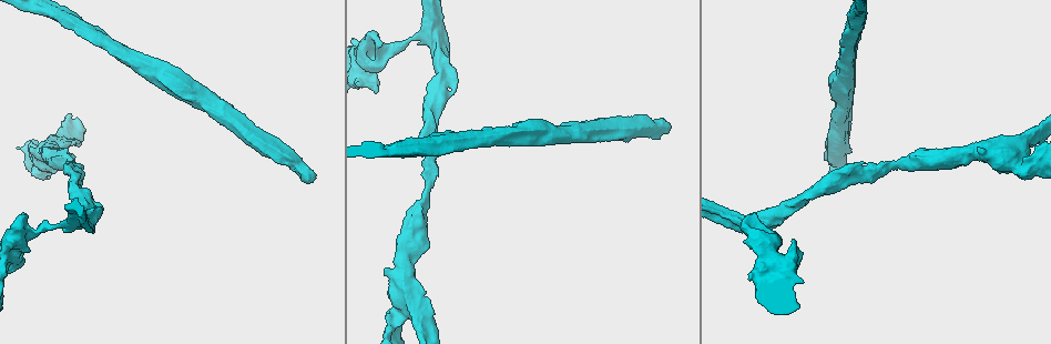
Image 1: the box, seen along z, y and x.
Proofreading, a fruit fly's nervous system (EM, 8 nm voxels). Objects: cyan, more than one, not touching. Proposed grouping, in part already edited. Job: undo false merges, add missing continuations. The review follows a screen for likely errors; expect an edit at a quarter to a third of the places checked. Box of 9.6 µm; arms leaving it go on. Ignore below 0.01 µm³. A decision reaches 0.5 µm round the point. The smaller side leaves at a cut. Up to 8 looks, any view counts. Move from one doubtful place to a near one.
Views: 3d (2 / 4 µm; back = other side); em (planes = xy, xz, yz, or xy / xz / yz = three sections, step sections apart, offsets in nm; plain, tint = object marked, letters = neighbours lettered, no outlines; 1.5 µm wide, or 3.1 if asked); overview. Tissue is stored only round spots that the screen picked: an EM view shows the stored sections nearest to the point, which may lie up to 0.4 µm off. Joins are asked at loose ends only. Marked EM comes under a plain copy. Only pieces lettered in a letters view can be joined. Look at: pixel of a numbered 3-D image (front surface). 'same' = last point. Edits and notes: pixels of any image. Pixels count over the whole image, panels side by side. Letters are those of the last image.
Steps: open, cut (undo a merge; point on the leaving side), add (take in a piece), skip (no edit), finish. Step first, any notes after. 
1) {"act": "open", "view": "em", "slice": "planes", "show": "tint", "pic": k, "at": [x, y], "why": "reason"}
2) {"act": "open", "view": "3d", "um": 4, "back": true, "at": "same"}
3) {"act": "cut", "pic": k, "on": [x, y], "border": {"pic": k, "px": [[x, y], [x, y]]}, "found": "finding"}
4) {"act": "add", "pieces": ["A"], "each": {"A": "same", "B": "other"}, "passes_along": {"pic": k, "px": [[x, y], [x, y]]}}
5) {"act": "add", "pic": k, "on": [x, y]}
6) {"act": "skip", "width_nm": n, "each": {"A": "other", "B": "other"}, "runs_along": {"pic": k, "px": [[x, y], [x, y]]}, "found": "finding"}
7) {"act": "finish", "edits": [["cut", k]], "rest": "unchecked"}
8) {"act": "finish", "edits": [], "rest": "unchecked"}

{"act": "open", "view": "em", "slice": "planes", "show": "letters", "pic": 1, "at": [774, 255], "why": "sudden change in width"}

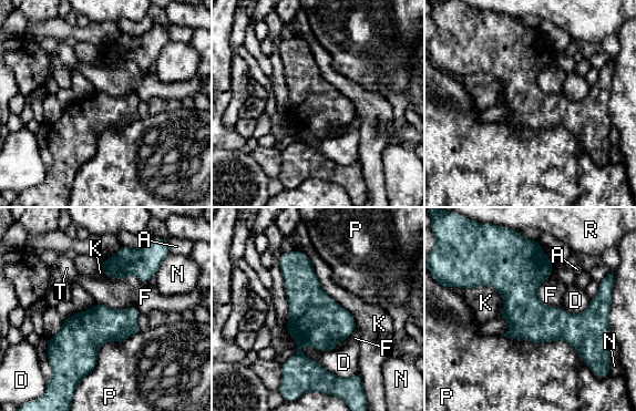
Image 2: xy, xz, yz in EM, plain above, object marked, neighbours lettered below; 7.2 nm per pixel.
{"act": "skip", "each": {"A": "other", "D": "other", "F": "other", "K": "other", "N": "other", "P": "other", "R": "other", "T": "other"}, "border": {"pic": 2, "px": [[299, 347], [337, 376], [358, 373]]}, "found": "one cell here"}

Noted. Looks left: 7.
{"act": "open", "view": "em", "slice": "xz", "step": 8, "show": "tint", "pic": 1, "at": [76, 220], "why": "sudden change in width"}

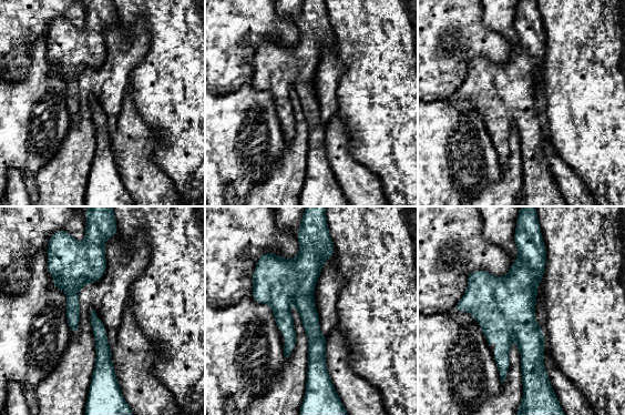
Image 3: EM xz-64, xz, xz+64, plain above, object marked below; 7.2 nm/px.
{"act": "open", "view": "em", "slice": "planes", "show": "letters", "at": "same"}

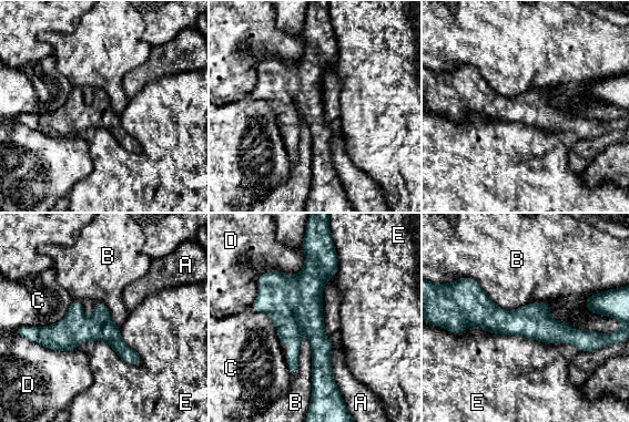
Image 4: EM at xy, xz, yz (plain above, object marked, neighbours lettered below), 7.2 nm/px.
{"act": "skip", "width_nm": 220, "each": {"A": "other", "B": "other", "C": "other", "D": "other", "E": "other"}, "runs_along": {"pic": 4, "px": [[463, 317], [591, 335]]}, "found": "continuous, no second cell"}

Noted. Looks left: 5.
{"act": "open", "view": "em", "slice": "planes", "show": "letters", "pic": 1, "at": [395, 323]}

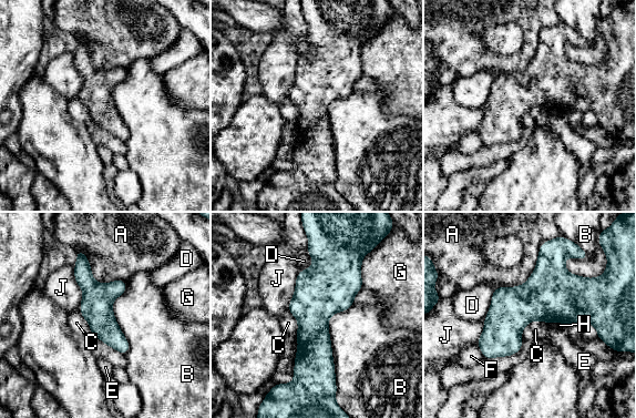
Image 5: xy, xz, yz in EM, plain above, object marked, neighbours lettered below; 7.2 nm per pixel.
{"act": "skip", "each": {"A": "other", "B": "other", "C": "other", "D": "other", "E": "other", "F": "other", "G": "other", "H": "other", "J": "other"}, "border": {"pic": 5, "px": [[355, 303], [328, 320], [336, 393]]}, "found": "one cell here"}

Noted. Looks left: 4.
{"act": "finish", "edits": [], "rest": "unchecked"}

